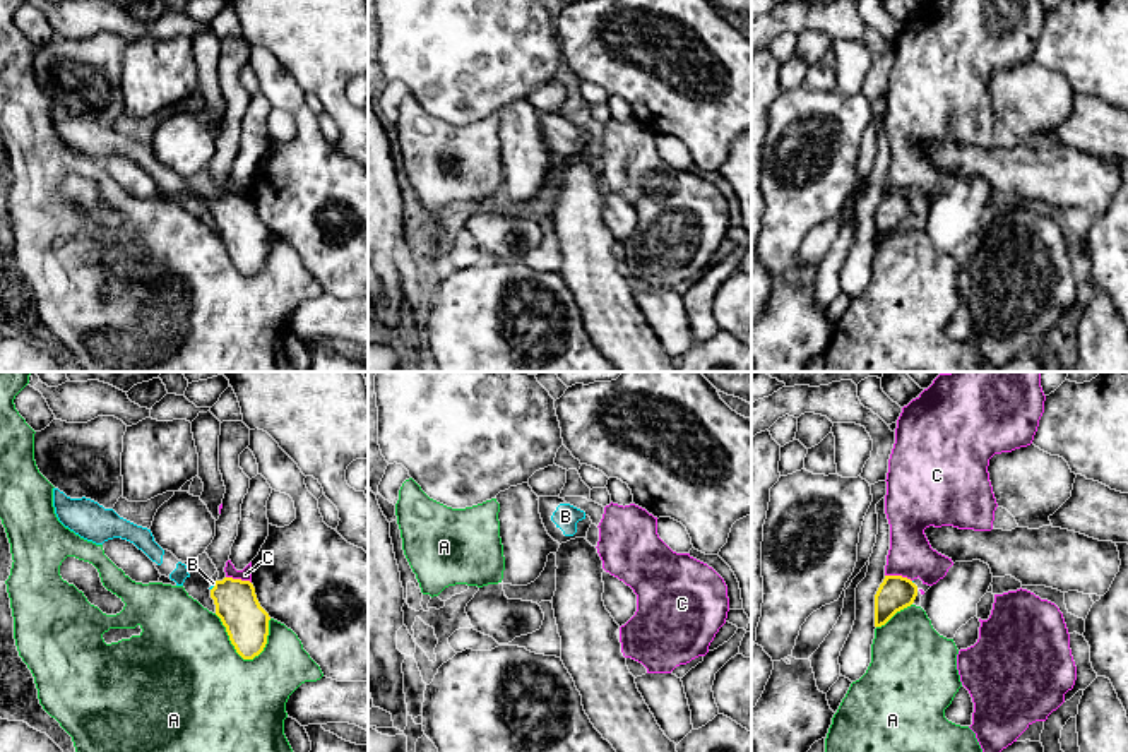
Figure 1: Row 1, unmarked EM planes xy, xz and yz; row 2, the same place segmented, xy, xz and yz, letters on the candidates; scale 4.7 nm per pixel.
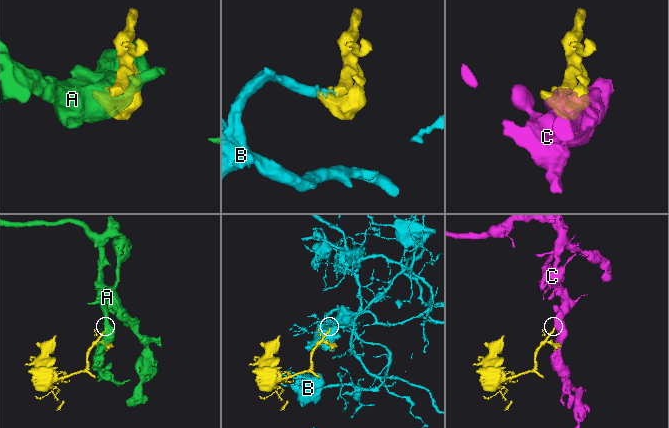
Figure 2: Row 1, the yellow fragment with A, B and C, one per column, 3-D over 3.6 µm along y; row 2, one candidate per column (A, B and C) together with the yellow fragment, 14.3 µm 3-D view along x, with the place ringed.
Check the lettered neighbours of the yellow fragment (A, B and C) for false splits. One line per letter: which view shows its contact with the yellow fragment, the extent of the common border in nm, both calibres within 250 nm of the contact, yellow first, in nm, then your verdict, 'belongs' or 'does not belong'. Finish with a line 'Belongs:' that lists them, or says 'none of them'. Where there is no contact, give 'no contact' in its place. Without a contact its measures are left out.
A: xy | 300 nm | 200/500 nm | does not belong
B: xy | 40 nm | 200/20 nm | belongs
C: yz | 130 nm | 160/200 nm | does not belong
Belongs: B

